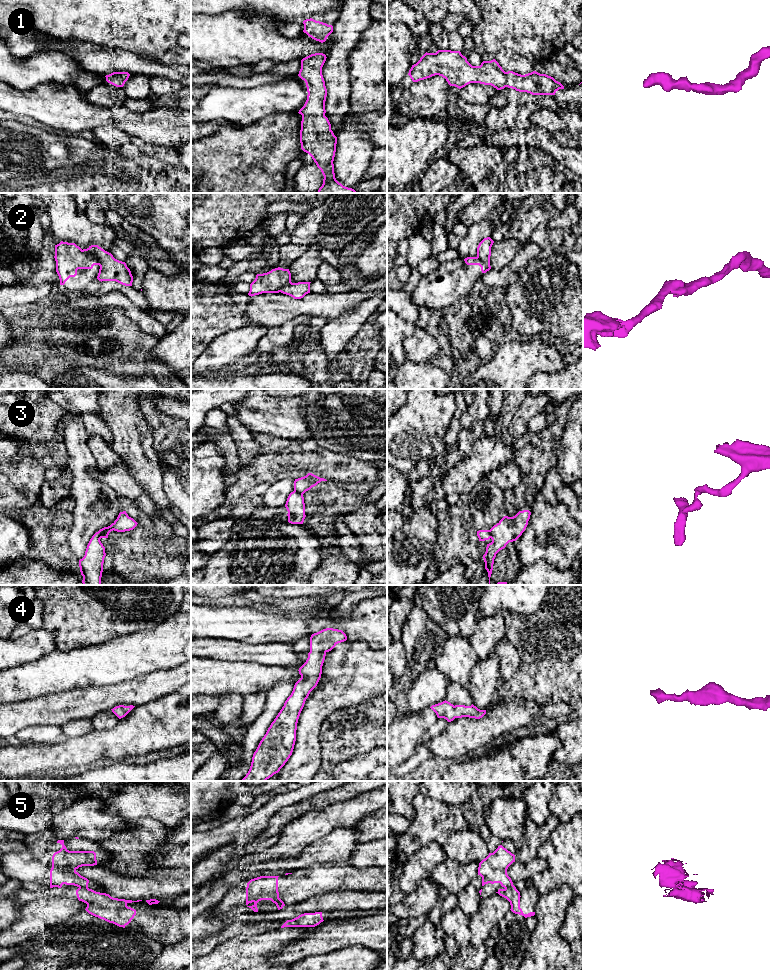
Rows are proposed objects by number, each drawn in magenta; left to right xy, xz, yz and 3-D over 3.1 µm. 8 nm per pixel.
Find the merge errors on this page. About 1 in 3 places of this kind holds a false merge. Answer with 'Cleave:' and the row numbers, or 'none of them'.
Cleave: 2, 3, 5

